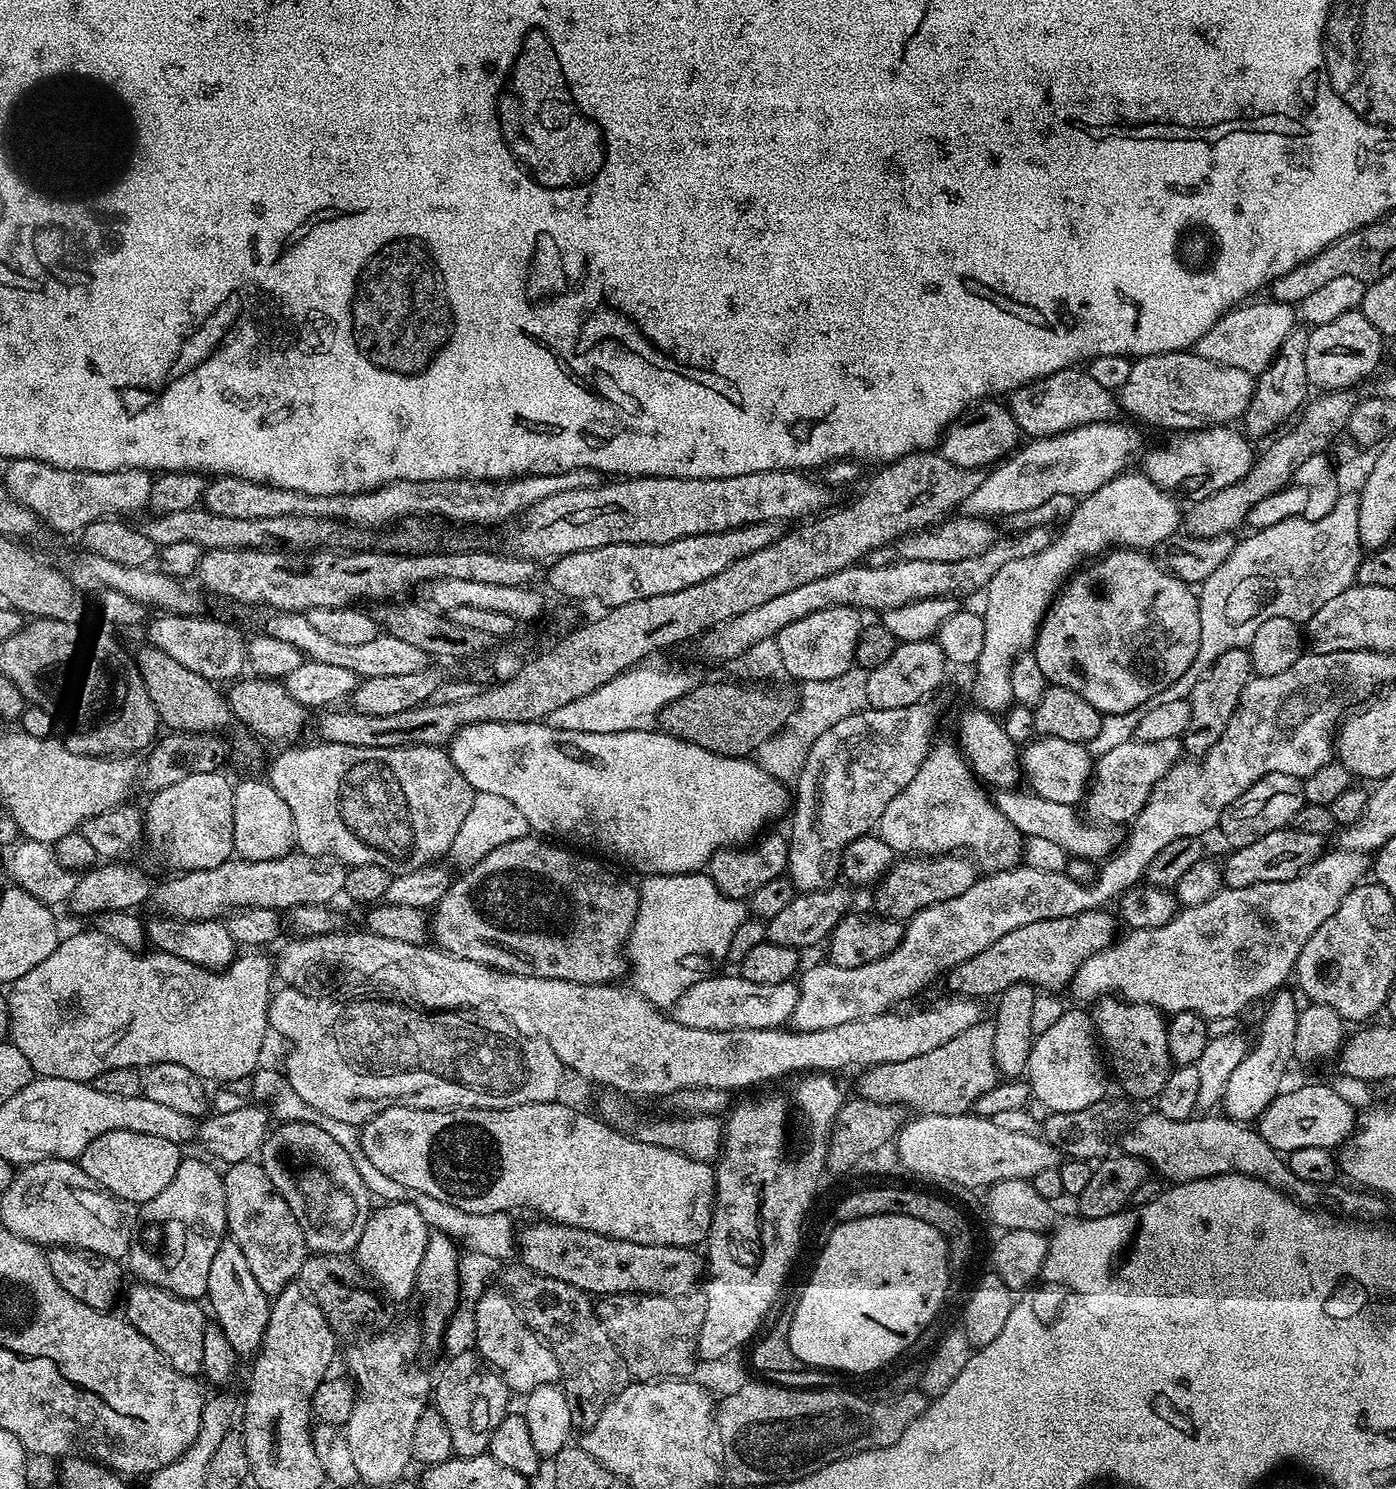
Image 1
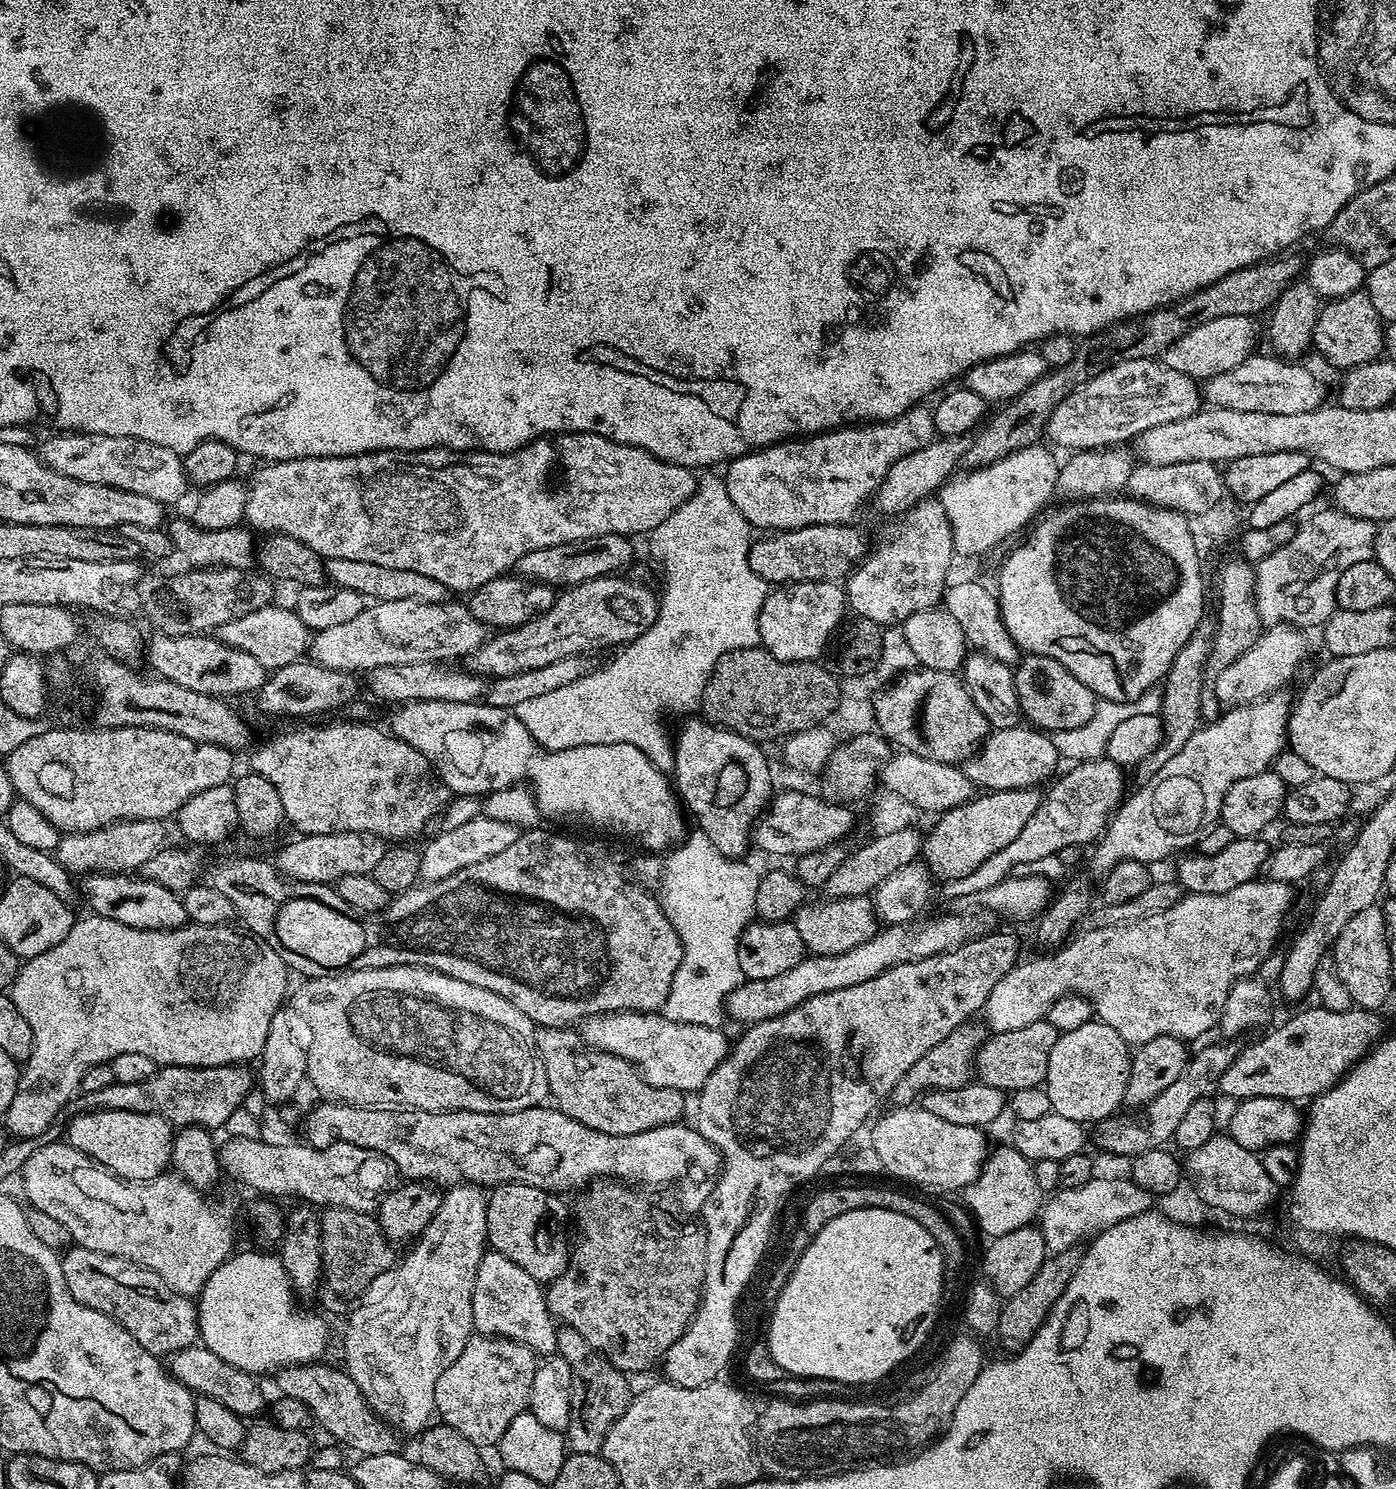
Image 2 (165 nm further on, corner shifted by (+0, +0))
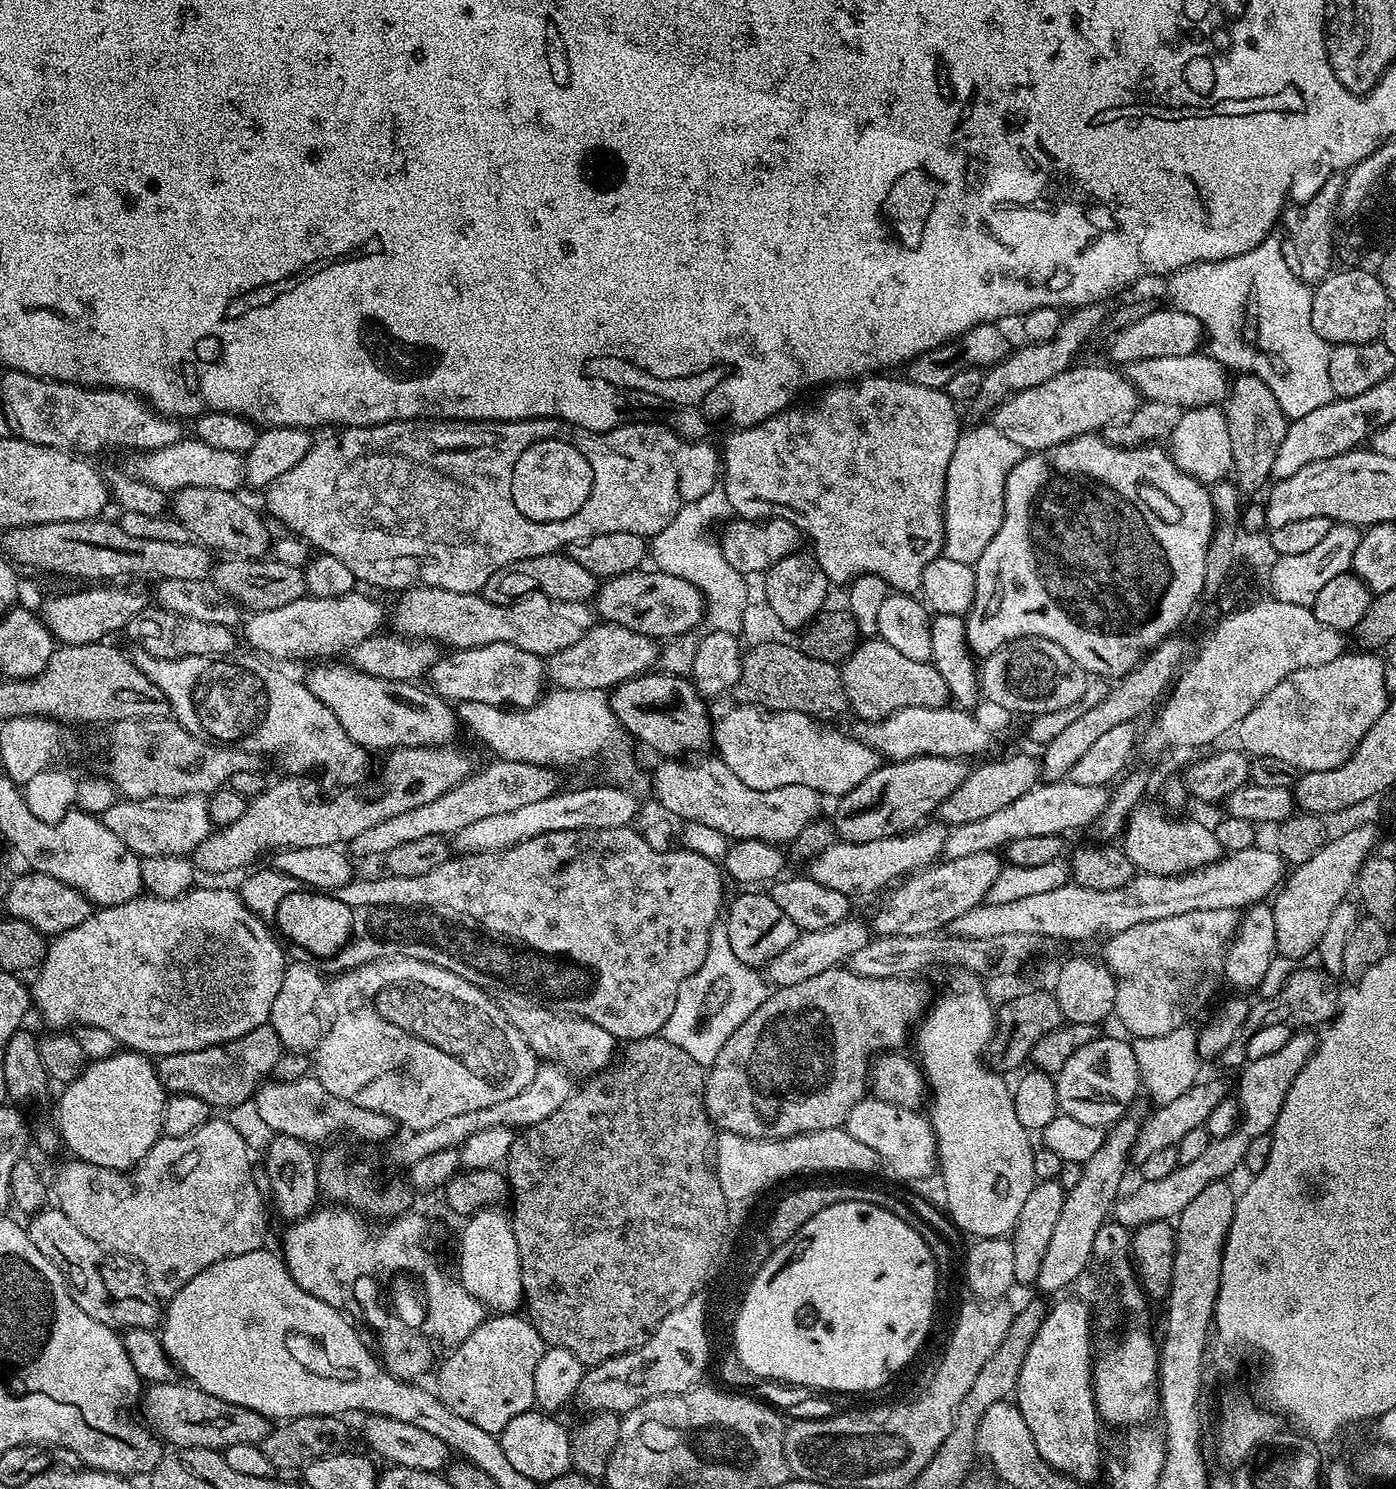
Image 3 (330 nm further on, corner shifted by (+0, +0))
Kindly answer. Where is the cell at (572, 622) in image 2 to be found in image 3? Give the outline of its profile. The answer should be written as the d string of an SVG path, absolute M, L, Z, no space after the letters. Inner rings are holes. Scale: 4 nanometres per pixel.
M659 570L623 573L605 579L594 597L594 608L601 621L628 627L651 638L684 636L706 616L706 597L686 578Z

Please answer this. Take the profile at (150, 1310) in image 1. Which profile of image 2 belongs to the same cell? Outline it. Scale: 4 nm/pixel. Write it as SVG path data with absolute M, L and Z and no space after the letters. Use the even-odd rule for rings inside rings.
M79 1246L69 1247L60 1265L66 1286L70 1286L70 1294L79 1304L114 1318L114 1322L130 1330L150 1354L167 1358L200 1340L197 1305L189 1297L170 1290L149 1268L125 1260L123 1256L104 1256Z

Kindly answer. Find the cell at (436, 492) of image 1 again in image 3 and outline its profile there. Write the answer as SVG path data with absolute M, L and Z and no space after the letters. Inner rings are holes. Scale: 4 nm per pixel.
M395 420L361 428L344 426L324 435L328 434L329 436L324 436L321 440L319 437L313 443L312 449L306 454L306 458L302 458L302 462L298 462L298 466L286 470L286 474L274 478L274 482L268 484L266 489L268 510L288 527L285 529L289 533L299 536L301 540L307 540L317 553L338 558L338 562L342 562L342 566L347 566L350 574L354 574L361 585L373 584L376 588L396 588L395 590L415 588L425 584L442 590L479 593L486 586L486 582L490 582L490 574L502 570L502 566L522 562L522 558L558 552L567 549L571 544L592 539L596 535L615 534L618 531L645 538L657 536L662 526L666 526L666 522L670 522L670 518L674 518L674 514L678 514L682 506L702 498L706 490L713 488L722 472L722 460L717 449L715 452L704 440L690 440L680 436L667 424L659 422L629 422L619 424L609 432L591 432L585 428L577 428L574 424L566 424L563 420ZM558 434L560 434L560 444L562 444L562 434L572 436L574 448L578 452L588 452L588 476L598 478L598 486L594 486L594 502L588 502L578 514L578 518L572 518L568 522L532 526L532 522L526 522L526 494L522 494L520 488L528 484L536 484L536 480L532 480L532 476L536 478L538 474L538 470L532 468L532 448L536 444L536 436L548 436L550 440L550 436L558 436Z

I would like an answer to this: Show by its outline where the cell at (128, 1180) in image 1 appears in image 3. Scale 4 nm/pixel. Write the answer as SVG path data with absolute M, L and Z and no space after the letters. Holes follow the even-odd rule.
M117 1050L110 1058L91 1061L84 1073L61 1092L64 1093L60 1096L58 1135L63 1147L68 1147L75 1159L85 1160L99 1168L131 1170L146 1158L163 1133L166 1091L153 1061L142 1052Z

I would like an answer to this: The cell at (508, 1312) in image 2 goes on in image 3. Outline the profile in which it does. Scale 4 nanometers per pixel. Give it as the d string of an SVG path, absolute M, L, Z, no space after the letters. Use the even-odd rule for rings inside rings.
M489 1206L481 1208L473 1216L463 1221L464 1229L460 1232L460 1272L458 1279L462 1287L478 1302L484 1304L485 1309L496 1314L516 1314L521 1311L524 1302L524 1291L522 1290L522 1266L518 1258L518 1242L514 1238L512 1221L507 1215L499 1212L499 1207Z

